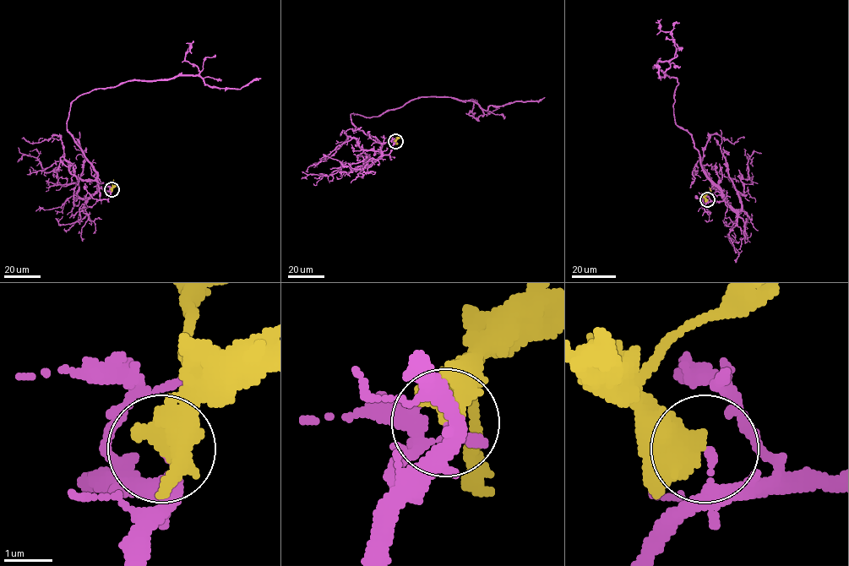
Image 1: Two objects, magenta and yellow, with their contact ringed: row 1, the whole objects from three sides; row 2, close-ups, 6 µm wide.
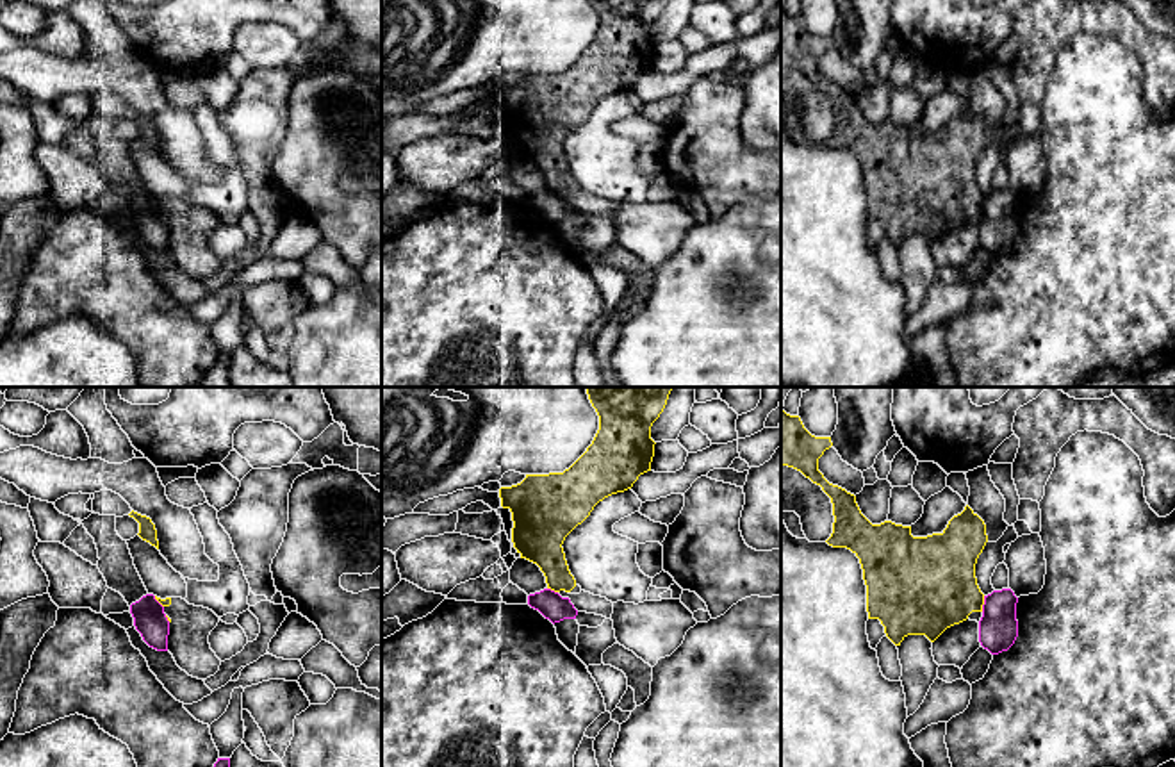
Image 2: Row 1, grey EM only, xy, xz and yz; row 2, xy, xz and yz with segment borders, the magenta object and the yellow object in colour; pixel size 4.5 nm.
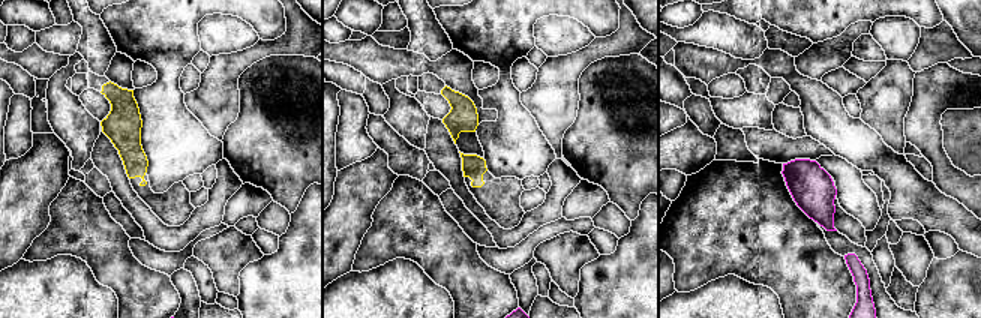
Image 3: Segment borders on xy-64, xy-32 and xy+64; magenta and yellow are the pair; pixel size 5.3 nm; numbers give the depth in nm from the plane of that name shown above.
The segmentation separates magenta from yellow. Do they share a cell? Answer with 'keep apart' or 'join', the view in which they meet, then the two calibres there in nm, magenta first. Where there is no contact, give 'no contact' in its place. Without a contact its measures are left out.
keep apart; meets magenta in yz; 180 nm thick on the magenta side, 400 nm on the other

